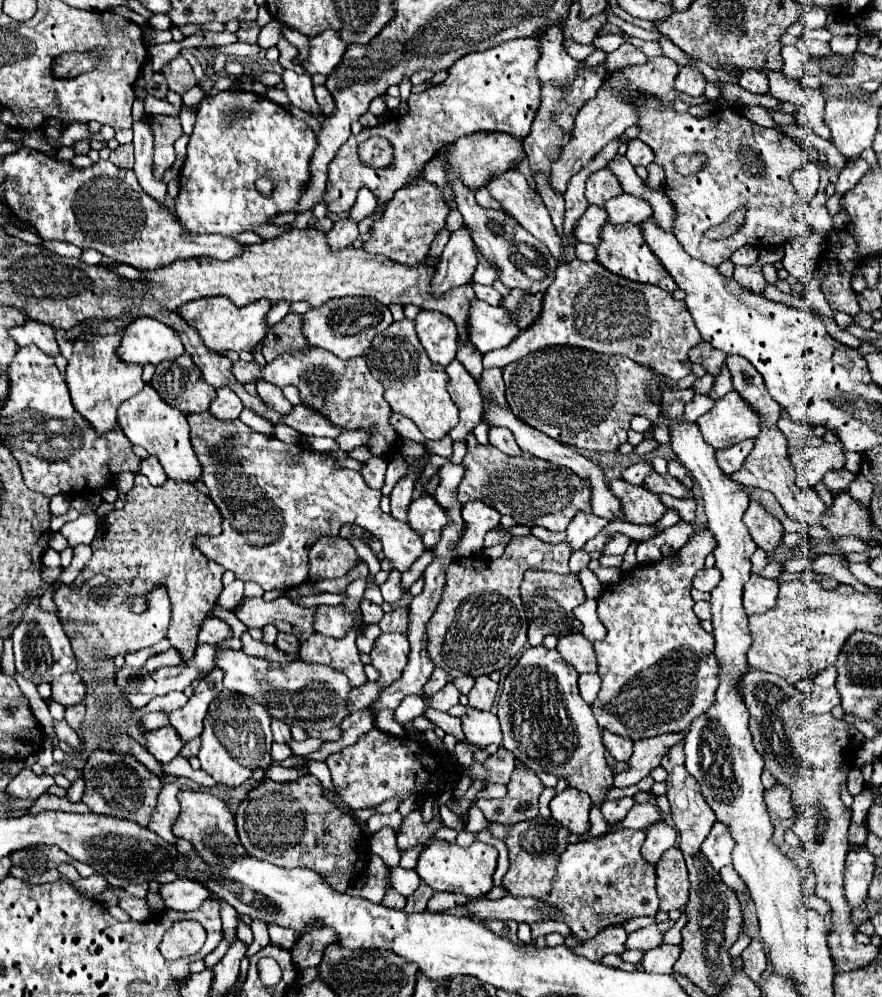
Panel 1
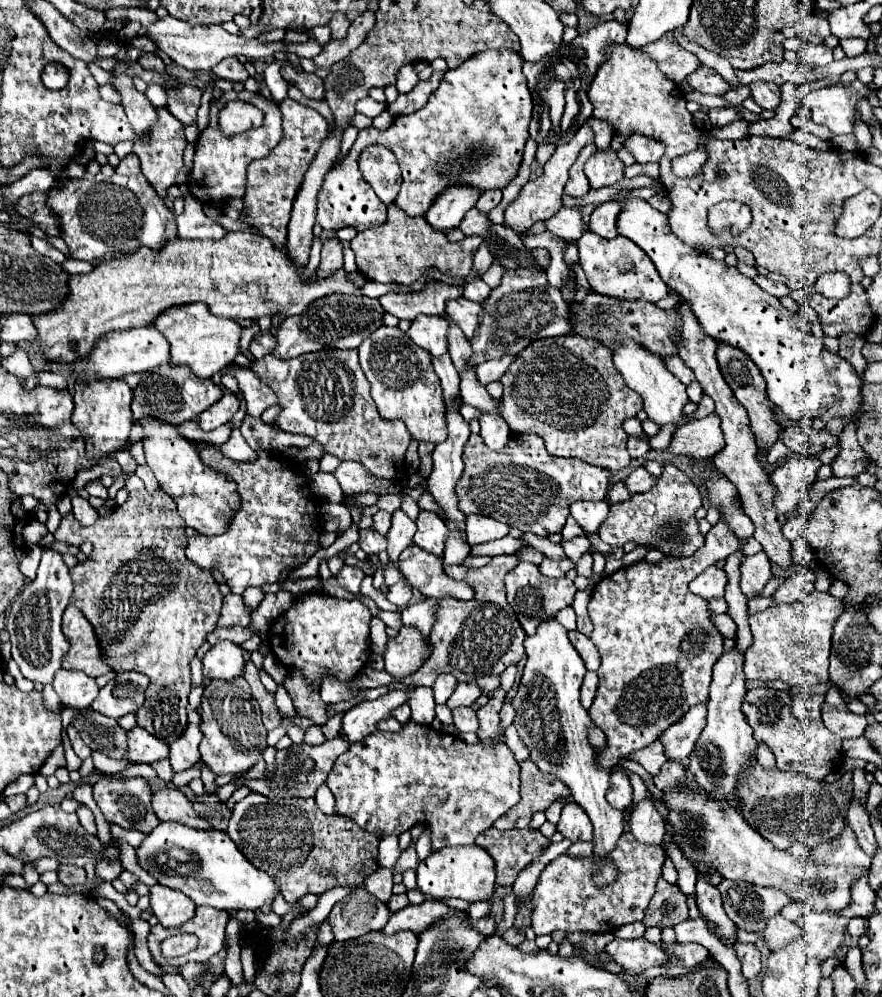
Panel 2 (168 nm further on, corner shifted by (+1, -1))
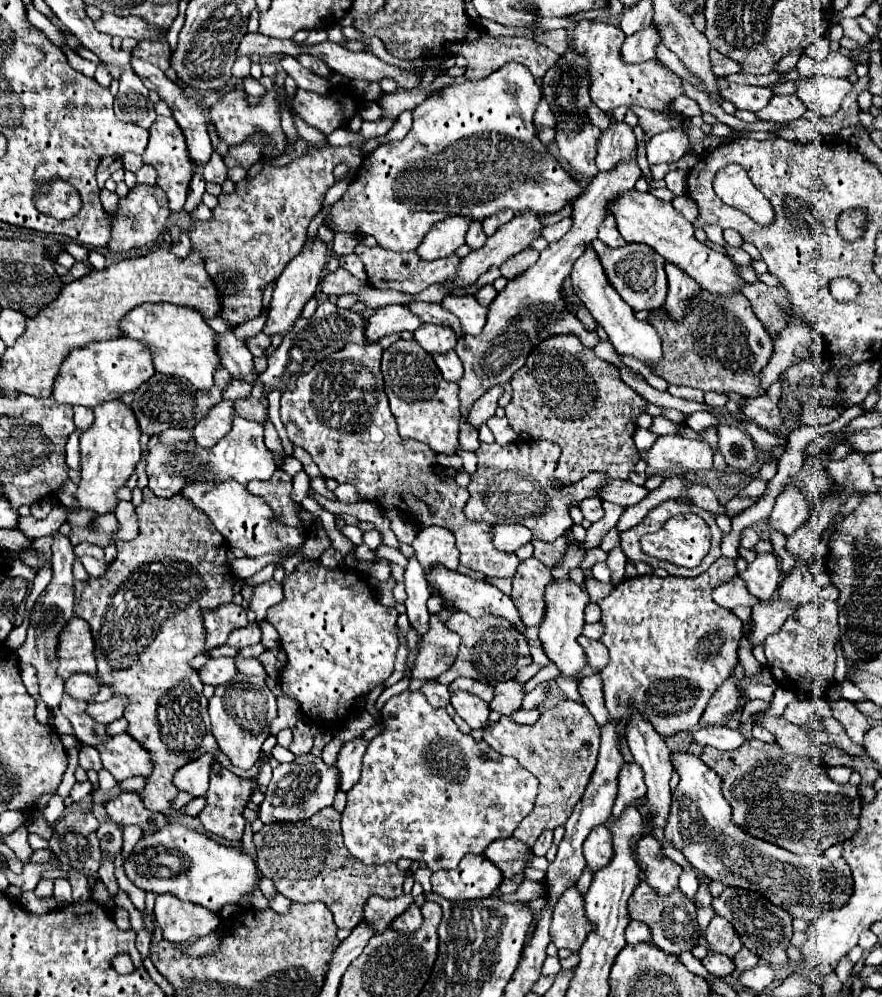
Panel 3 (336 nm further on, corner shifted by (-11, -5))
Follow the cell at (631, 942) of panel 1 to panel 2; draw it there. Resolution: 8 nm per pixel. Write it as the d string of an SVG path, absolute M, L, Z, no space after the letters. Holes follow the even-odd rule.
M613 939L605 951L613 955L613 959L623 965L631 975L647 969L647 967L659 967L663 961L667 961L665 953L647 939Z

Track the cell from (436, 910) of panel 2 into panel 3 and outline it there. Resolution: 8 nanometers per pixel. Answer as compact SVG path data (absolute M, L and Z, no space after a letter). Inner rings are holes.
M413 903L411 907L407 907L397 919L393 919L391 927L397 929L397 931L403 931L403 933L409 933L409 931L417 931L421 927L423 919L421 919L421 911L419 907Z

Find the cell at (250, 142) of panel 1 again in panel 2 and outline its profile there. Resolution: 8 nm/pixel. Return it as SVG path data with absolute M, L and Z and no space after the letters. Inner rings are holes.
M223 91L223 95L215 101L211 99L211 109L209 109L209 125L207 129L203 129L199 133L199 139L197 139L197 145L195 145L195 157L193 157L193 169L187 177L187 187L189 187L189 193L201 201L201 203L215 203L215 205L221 205L221 203L229 203L231 199L243 199L245 195L245 183L247 183L247 165L255 159L263 159L271 153L271 149L279 143L283 135L283 127L281 127L281 111L275 103L267 101L263 95L259 93L249 93L249 91L241 91L241 93L235 93L235 91ZM229 99L243 99L243 101L249 101L253 105L257 105L263 113L265 113L265 121L261 127L257 129L249 129L241 135L235 135L235 137L225 137L221 135L221 131L217 129L217 121L215 121L215 115L219 111L219 107L223 103L227 103Z

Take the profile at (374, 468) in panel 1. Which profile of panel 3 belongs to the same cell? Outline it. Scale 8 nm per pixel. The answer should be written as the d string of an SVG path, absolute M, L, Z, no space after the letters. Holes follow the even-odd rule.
M349 483L345 485L339 485L335 491L333 491L335 499L341 501L341 503L355 503L359 499L359 495L355 495L355 487L351 487Z

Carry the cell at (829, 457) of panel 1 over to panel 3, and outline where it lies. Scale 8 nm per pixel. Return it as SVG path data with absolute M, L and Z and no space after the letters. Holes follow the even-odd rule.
M787 487L779 497L777 503L767 519L769 527L779 531L785 537L791 537L807 519L807 499L795 491L795 487Z

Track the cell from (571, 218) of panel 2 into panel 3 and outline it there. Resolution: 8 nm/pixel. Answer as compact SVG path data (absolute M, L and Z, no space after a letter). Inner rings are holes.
M565 217L565 219L561 219L559 223L553 223L553 225L549 225L549 227L543 227L543 229L541 229L541 237L547 239L549 243L555 243L555 241L559 241L569 229L571 229L571 219Z

